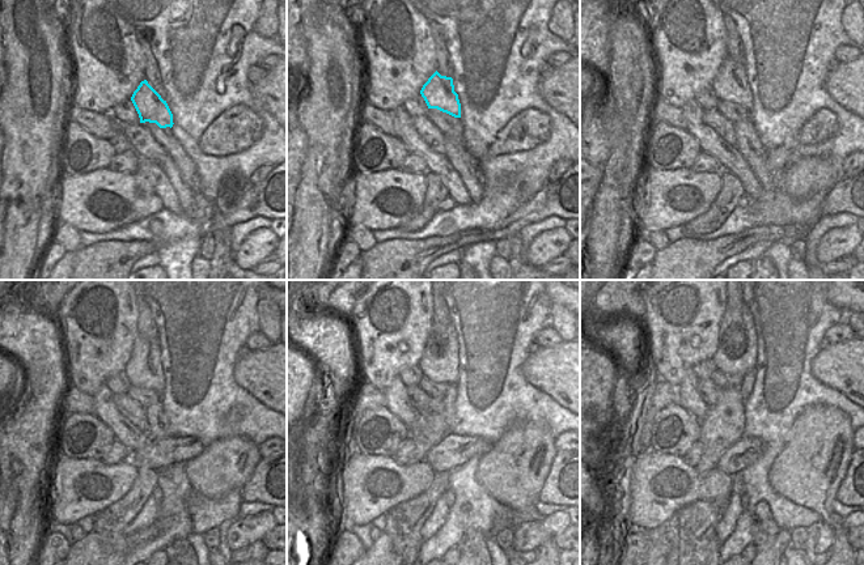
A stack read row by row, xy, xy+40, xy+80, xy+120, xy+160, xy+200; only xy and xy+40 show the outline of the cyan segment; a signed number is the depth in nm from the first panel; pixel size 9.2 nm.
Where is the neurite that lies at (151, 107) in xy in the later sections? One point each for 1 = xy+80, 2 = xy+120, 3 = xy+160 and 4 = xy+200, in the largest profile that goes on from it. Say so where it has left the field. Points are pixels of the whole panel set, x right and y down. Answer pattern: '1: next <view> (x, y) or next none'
1: next xy+80 (731, 84)
2: next xy+120 (144, 369)
3: next xy+160 (439, 362)
4: next xy+200 (737, 347)

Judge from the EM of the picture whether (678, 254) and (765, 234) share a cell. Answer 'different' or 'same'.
same

